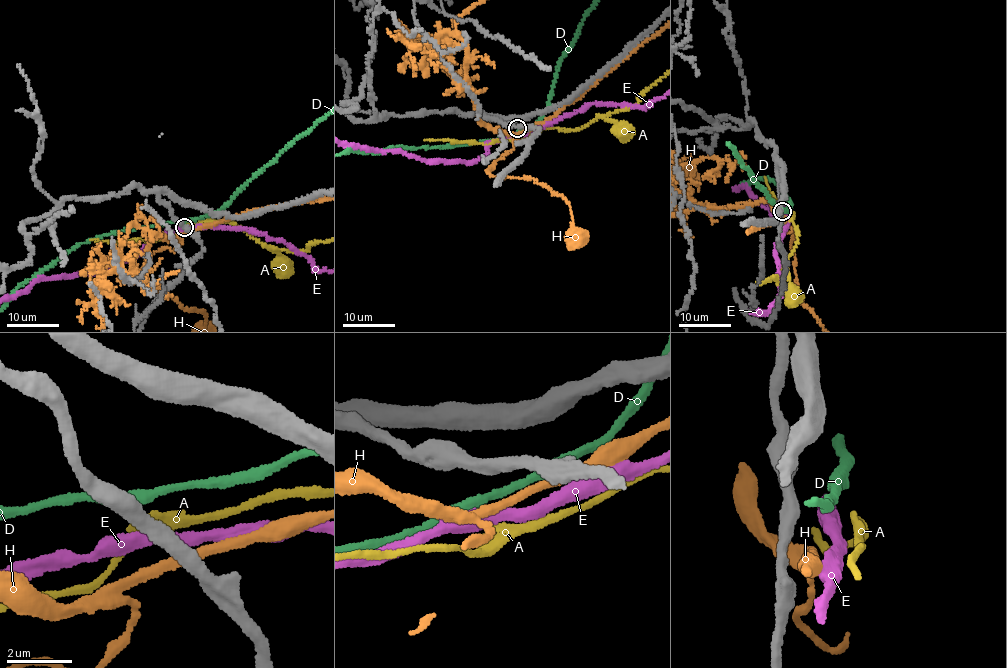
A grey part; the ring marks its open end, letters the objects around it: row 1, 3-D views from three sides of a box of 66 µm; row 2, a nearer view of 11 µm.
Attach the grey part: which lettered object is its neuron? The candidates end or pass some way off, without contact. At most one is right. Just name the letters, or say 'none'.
E

